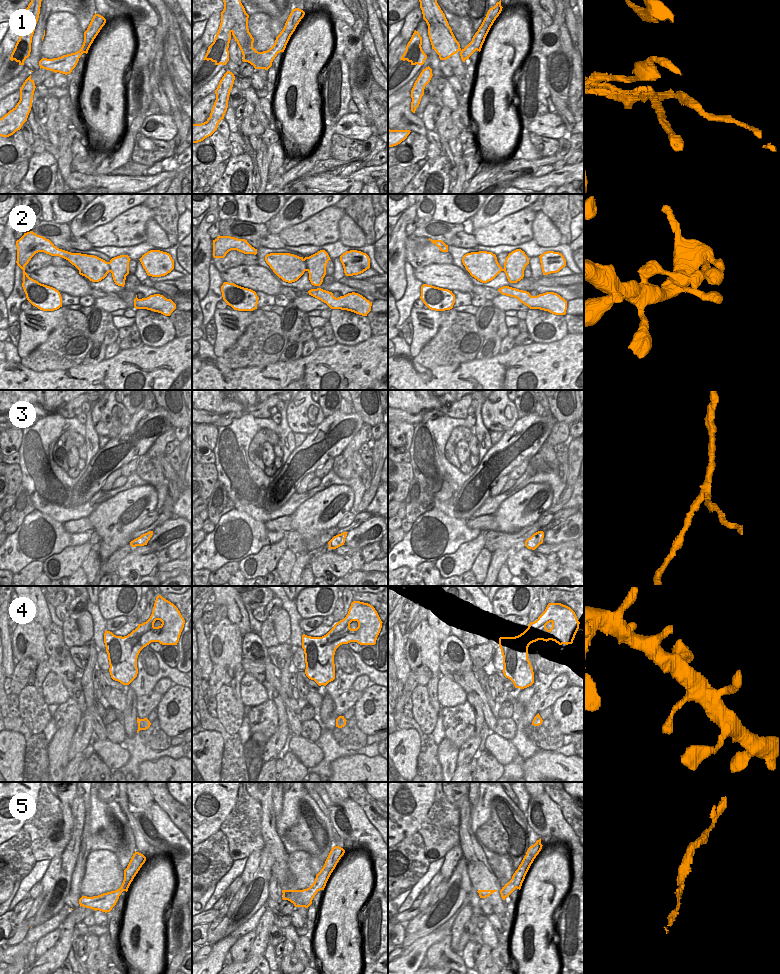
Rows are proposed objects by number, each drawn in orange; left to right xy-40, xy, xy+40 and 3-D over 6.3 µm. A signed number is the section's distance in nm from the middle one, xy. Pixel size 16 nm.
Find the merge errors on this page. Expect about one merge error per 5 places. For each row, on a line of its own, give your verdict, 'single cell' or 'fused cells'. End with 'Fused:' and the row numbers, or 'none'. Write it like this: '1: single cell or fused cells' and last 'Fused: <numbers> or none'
1: fused cells
2: single cell
3: single cell
4: single cell
5: single cell
Fused: 1

